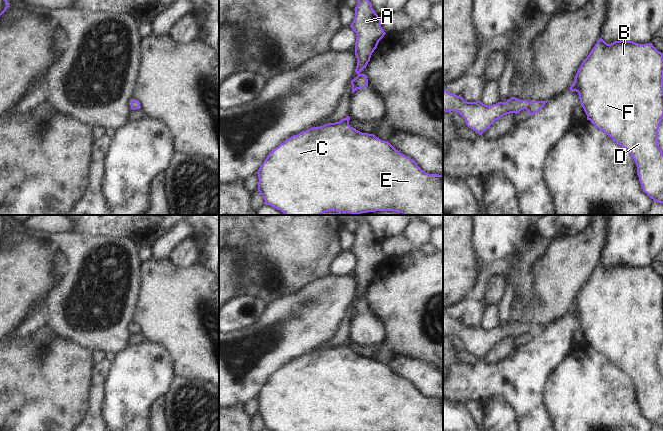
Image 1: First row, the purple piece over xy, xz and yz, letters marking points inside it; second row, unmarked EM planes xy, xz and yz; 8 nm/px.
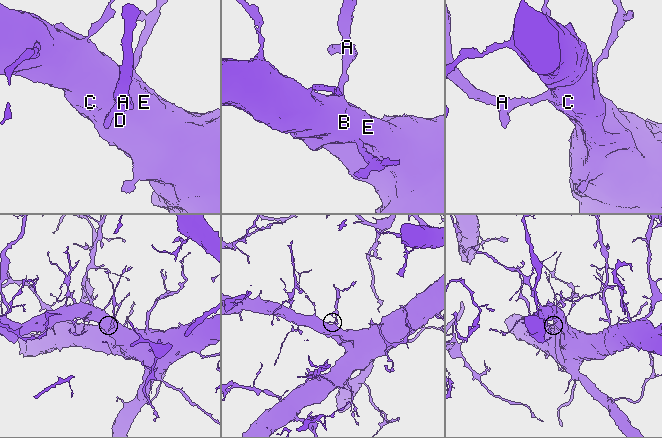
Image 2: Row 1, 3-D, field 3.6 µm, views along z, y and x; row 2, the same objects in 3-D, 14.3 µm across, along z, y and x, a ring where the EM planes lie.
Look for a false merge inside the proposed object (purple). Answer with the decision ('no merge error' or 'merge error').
no merge error

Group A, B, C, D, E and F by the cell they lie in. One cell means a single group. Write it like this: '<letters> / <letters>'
A B C D E F

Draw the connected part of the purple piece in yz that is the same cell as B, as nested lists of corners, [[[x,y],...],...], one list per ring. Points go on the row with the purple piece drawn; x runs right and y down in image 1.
[[[600,38],[582,62],[569,89],[579,94],[587,120],[631,154],[643,191],[654,202],[663,203],[663,153],[658,145],[658,129],[663,118],[663,53],[652,43],[620,40],[607,44]]]

